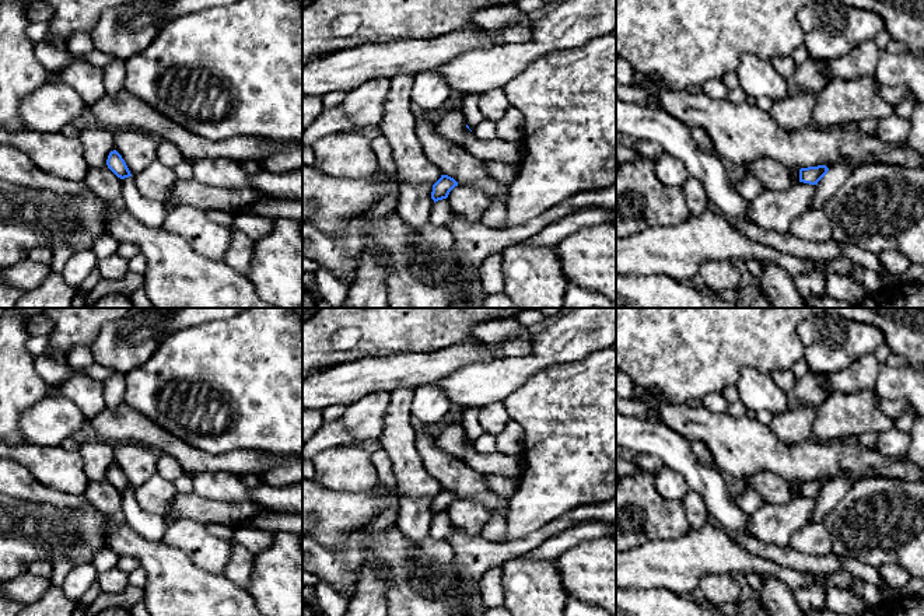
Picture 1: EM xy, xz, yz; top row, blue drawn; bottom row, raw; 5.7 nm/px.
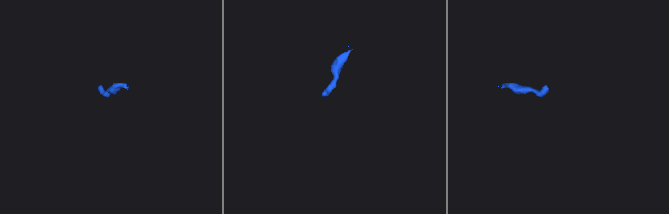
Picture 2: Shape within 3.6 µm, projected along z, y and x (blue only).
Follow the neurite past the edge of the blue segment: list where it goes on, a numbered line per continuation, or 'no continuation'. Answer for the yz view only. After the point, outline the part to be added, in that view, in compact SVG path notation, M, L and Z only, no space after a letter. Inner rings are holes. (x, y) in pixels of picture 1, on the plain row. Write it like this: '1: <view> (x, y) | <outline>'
no continuation

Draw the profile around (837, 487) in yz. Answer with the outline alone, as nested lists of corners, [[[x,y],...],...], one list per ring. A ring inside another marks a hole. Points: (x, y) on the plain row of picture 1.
[[[847,476],[833,479],[827,484],[827,487],[818,496],[816,508],[809,522],[823,525],[825,518],[854,483],[855,480]]]

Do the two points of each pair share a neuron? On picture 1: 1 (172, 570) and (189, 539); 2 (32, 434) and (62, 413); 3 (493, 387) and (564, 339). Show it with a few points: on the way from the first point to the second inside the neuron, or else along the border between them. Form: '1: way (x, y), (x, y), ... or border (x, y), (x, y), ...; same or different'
1: border (161, 541), (178, 548), (198, 567), (207, 571); different
2: way (39, 427), (55, 417); same
3: way (511, 371), (538, 360), (546, 352); same

